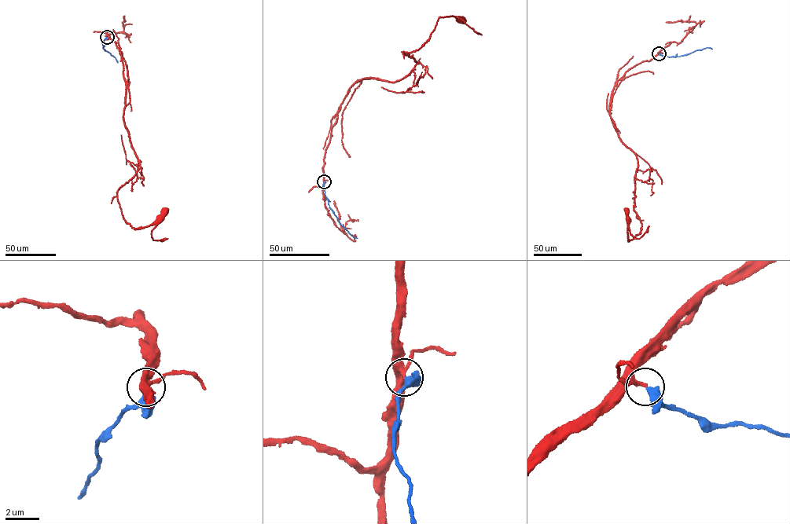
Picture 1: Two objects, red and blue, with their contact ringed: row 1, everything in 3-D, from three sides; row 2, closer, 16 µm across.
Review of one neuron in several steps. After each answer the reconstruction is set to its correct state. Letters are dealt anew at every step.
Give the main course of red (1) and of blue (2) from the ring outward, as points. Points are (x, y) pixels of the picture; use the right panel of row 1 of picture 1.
1: (659, 53), (626, 72), (610, 104), (619, 137), (638, 164), (633, 208), (641, 229), (629, 241), (628, 218)
2: (659, 53), (675, 56), (708, 47), (712, 49)

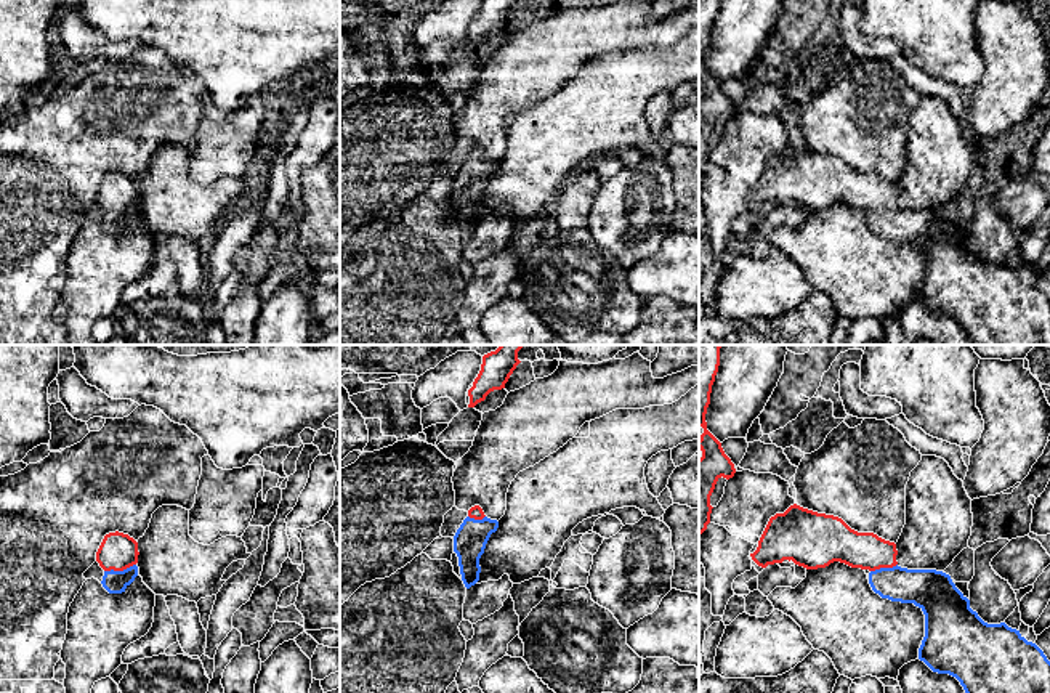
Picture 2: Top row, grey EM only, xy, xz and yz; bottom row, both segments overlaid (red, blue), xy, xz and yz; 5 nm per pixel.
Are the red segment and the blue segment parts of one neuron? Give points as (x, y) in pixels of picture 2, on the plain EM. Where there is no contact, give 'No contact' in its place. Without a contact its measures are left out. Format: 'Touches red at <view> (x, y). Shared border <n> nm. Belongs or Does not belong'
Touches red at xy (119, 210). Shared border 170 nm. Belongs

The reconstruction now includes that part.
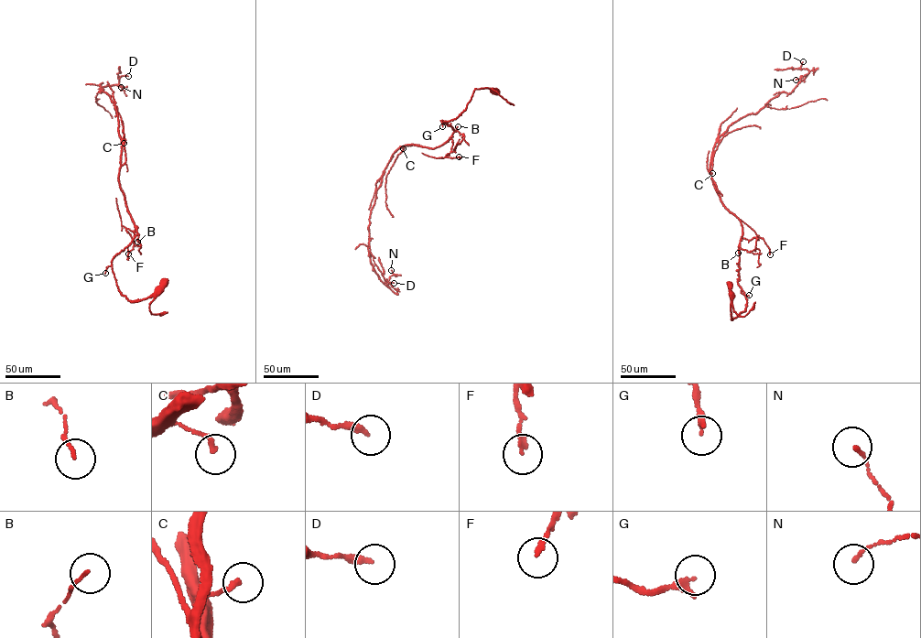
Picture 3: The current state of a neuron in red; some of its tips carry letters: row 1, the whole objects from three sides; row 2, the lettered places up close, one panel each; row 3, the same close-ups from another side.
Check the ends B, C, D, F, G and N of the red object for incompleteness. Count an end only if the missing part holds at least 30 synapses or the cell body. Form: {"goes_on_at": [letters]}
{"goes_on_at": []}

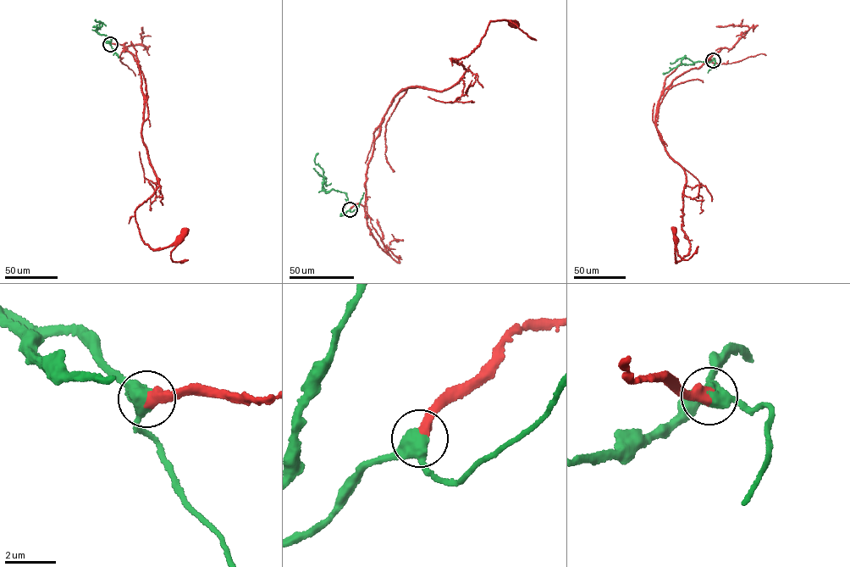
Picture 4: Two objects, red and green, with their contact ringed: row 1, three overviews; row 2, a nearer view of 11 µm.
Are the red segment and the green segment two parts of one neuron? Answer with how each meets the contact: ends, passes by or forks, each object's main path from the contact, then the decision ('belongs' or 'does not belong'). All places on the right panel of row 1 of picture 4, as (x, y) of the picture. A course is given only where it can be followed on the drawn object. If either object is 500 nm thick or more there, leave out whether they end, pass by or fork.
red via (713, 60), (673, 80), (657, 109), (659, 138), (687, 180), (681, 227), (690, 249), (676, 263), (676, 237) | green via (713, 60), (707, 63), (681, 63), (664, 75) | belongs

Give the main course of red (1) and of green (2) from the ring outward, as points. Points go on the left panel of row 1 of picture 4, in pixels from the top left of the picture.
1: (110, 44), (124, 46), (138, 63), (141, 133), (158, 181), (135, 209), (141, 239), (160, 250), (180, 237)
2: (110, 44), (104, 40), (109, 43), (111, 38), (96, 32), (100, 27), (93, 26), (96, 28)

